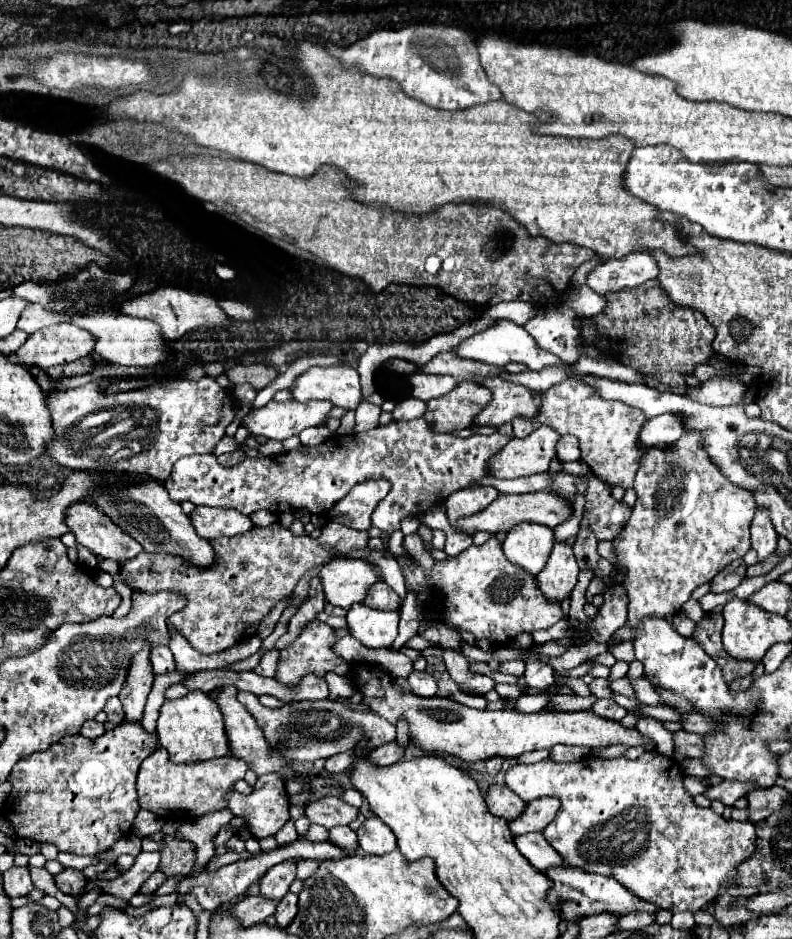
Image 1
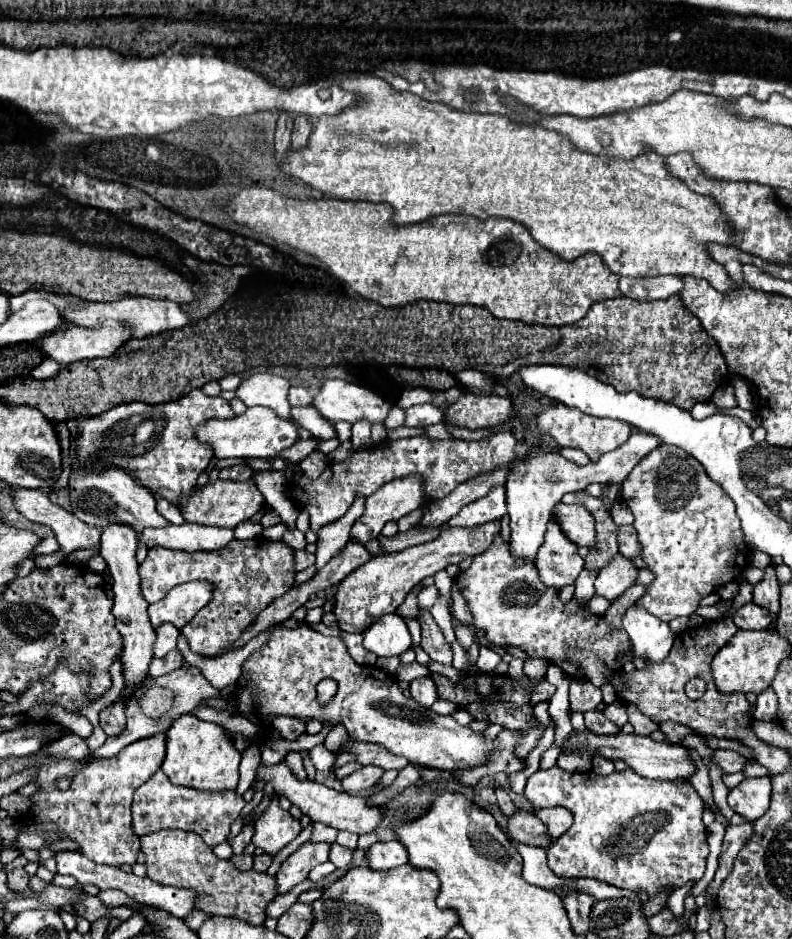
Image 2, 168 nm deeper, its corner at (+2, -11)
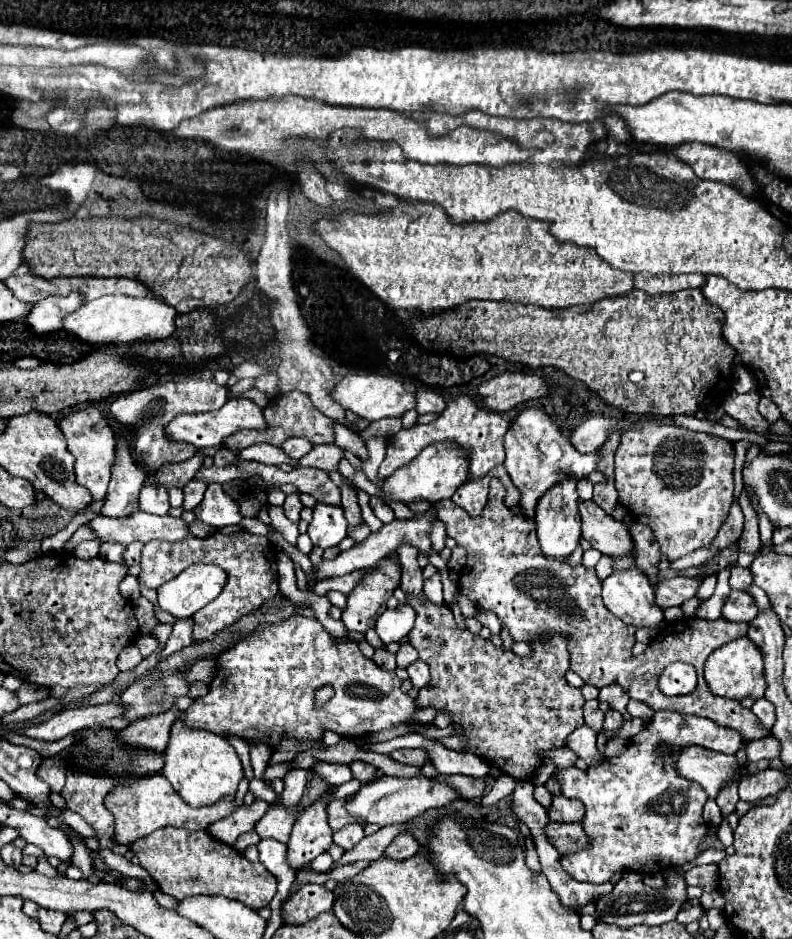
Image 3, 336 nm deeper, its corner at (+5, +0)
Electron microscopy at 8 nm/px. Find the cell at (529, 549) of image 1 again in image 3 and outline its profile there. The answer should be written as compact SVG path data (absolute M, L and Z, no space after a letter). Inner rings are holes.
M527 408L523 410L517 420L511 424L509 432L505 434L505 470L509 472L515 488L519 490L521 498L519 498L519 512L525 518L533 518L535 516L535 508L539 498L553 488L553 484L559 484L561 480L581 480L587 478L597 464L601 462L601 454L591 452L591 454L581 454L575 450L575 446L571 444L569 438L565 438L559 428L553 424L553 420L543 414L537 408Z

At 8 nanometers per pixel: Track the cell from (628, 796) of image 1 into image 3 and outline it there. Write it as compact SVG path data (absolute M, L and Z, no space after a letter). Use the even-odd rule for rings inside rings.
M661 710L661 712L655 712L655 716L645 726L645 730L639 732L629 742L627 750L621 756L603 760L599 766L591 766L587 770L579 770L575 766L557 770L555 780L559 782L561 794L567 798L577 798L585 804L585 816L581 820L581 826L587 834L587 846L577 854L561 856L563 870L569 872L575 880L603 884L615 872L621 872L621 870L637 872L637 874L659 874L665 868L683 866L685 862L691 862L699 856L699 846L705 842L705 836L707 836L707 826L701 812L709 796L697 782L681 778L673 768L673 760L655 758L655 748L659 744L669 744L671 748L679 748L683 744L699 744L715 752L735 754L741 748L741 736L739 732L731 728L723 728L707 718Z

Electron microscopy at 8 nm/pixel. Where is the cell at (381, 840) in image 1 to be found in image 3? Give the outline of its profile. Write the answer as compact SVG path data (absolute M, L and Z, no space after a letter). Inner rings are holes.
M401 834L393 838L389 848L385 848L385 856L393 860L405 860L405 858L415 856L417 850L419 850L419 842L409 834Z

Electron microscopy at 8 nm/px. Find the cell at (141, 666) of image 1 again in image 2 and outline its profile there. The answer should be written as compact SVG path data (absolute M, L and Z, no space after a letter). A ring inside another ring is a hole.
M110 523L110 525L104 527L102 537L100 537L100 555L108 563L110 575L114 579L114 585L112 585L112 591L114 591L112 613L116 617L118 631L124 639L124 653L122 653L120 661L124 663L126 685L132 687L132 691L136 687L140 687L140 683L148 675L146 671L148 671L148 665L152 661L152 639L156 639L154 627L150 625L150 619L148 619L148 613L146 613L148 603L144 601L144 597L140 593L136 549L138 549L138 533L132 527L122 525L122 523Z

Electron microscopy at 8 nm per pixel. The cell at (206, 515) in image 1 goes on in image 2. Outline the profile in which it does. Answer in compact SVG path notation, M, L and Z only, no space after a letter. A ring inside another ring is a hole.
M182 523L182 525L166 525L158 529L144 529L140 535L140 543L150 547L164 547L170 551L216 551L226 547L234 537L232 529L220 529L198 523Z

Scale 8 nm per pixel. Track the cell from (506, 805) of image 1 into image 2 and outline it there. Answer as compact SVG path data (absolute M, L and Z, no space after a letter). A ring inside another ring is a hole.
M522 809L516 815L508 817L508 835L516 843L534 845L534 847L550 847L554 841L548 835L548 829L544 827L544 823L540 823L540 819L536 819L534 813L528 813Z

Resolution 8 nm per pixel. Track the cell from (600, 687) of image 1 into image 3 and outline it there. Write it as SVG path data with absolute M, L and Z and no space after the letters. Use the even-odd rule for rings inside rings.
M611 708L611 710L605 714L605 724L603 724L603 728L605 728L605 730L617 730L621 724L623 724L621 712L617 712L617 710Z

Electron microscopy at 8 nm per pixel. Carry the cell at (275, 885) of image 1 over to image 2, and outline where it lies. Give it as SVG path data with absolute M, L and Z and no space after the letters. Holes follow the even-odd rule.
M312 841L302 843L282 863L282 867L276 873L278 893L286 893L298 883L302 883L316 865L328 861L328 853L330 853L330 843L312 843Z

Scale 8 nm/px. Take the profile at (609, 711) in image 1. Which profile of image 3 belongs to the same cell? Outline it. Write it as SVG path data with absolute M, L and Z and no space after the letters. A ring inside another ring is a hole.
M589 700L583 706L583 714L585 714L585 724L589 728L593 728L595 732L603 730L603 718L605 718L605 714L599 710L599 702L597 700Z

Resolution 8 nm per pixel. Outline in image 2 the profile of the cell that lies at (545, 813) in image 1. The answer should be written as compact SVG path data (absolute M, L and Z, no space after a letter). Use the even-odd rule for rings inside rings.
M554 807L554 809L538 809L536 817L548 827L550 835L556 839L558 835L564 835L568 827L572 825L572 813L564 807Z

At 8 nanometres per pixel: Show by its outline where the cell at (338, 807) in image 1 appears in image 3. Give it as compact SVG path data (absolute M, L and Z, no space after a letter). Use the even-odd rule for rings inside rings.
M347 824L345 828L341 828L341 830L335 832L333 842L339 844L341 848L345 848L345 850L351 850L363 836L365 834L363 834L363 828L359 824Z

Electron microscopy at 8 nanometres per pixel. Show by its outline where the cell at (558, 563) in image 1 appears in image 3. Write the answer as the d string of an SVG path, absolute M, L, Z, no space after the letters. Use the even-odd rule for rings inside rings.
M563 480L561 484L555 484L553 488L549 488L549 492L545 492L545 496L541 496L541 500L537 504L537 514L535 514L537 538L541 544L541 552L547 558L565 560L579 546L581 518L579 518L579 510L577 510L579 496L577 496L575 484L577 484L577 480Z

